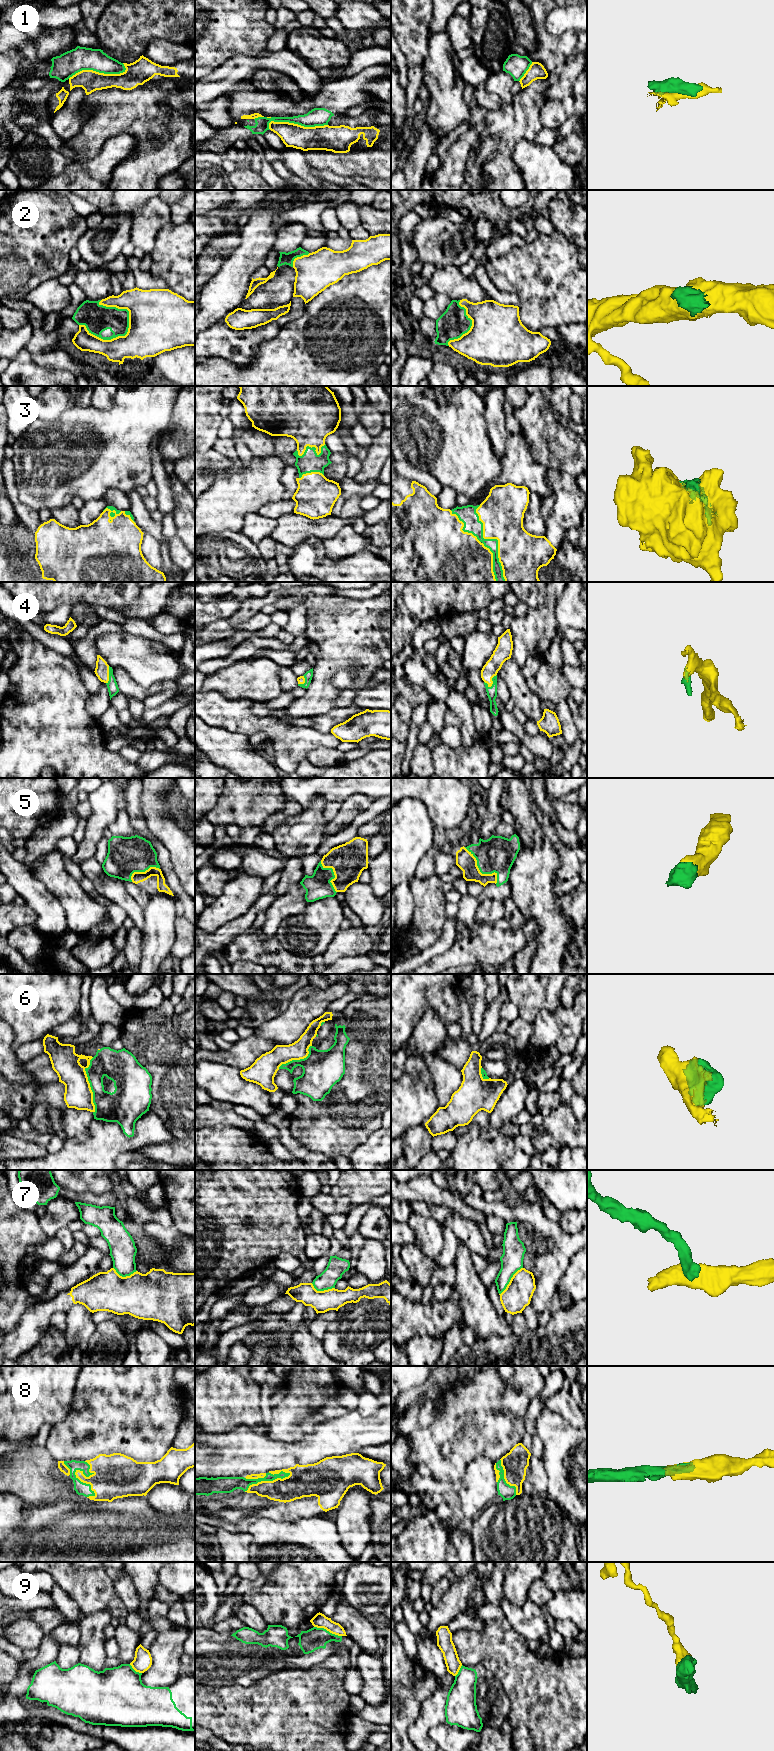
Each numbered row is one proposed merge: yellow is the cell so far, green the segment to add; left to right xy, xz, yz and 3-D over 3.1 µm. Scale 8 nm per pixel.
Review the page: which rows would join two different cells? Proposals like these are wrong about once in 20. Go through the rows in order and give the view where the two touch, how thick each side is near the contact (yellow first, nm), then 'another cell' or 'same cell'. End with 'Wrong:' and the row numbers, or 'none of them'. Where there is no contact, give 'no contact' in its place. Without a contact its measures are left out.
1: contact in xz; calibres 190 and 140 nm; another cell
2: contact in xy; calibres 300 and 220 nm; same cell
3: contact in yz; calibres 360 and 130 nm; same cell
4: contact in yz; calibres 140 and 80 nm; same cell
5: contact in yz; calibres 150 and 300 nm; same cell
6: contact in xy; calibres 220 and 240 nm; same cell
7: contact in yz; calibres 220 and 180 nm; another cell
8: contact in xy; calibres 220 and 100 nm; same cell
9: contact in xz; calibres 110 and 180 nm; another cell
Wrong: 1, 7, 9

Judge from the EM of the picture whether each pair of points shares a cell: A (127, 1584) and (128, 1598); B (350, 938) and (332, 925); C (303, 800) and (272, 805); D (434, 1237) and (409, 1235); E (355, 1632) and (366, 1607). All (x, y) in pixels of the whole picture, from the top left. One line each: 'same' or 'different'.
A: same
B: different
C: different
D: different
E: different

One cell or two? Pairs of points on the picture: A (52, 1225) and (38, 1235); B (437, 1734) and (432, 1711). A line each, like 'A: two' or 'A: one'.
A: two
B: two

